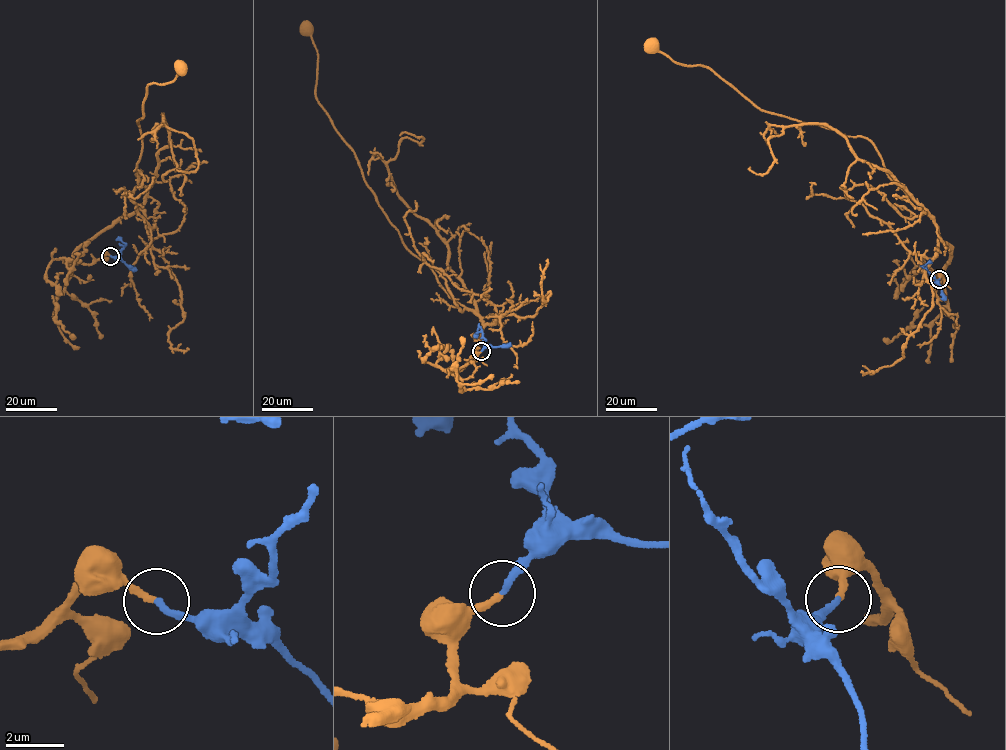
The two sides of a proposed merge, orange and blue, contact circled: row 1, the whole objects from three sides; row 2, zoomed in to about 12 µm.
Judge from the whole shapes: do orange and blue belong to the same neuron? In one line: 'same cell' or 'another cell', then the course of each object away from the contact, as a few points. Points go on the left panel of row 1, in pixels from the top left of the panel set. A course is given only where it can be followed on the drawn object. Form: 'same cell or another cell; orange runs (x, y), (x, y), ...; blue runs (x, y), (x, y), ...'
same cell; orange runs (111, 255), (73, 262), (78, 249), (143, 202), (137, 121), (147, 85), (172, 82), (179, 68); blue runs (111, 255), (118, 255), (124, 247), (122, 241), (116, 240)

